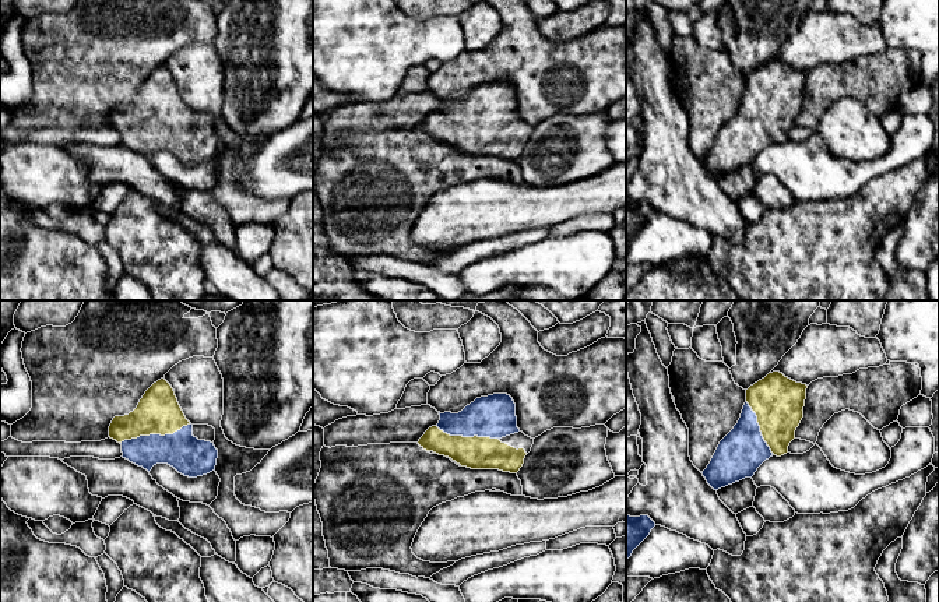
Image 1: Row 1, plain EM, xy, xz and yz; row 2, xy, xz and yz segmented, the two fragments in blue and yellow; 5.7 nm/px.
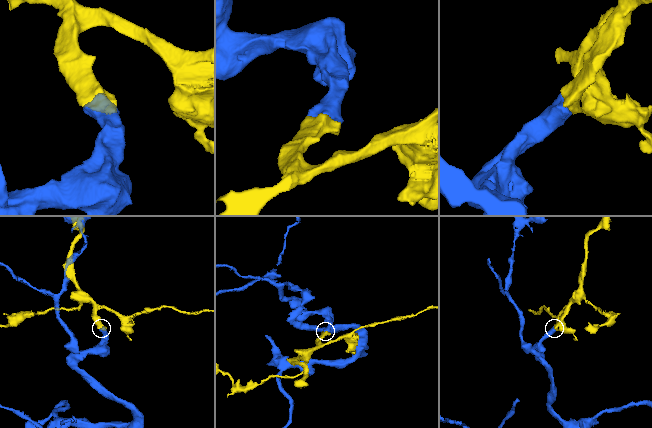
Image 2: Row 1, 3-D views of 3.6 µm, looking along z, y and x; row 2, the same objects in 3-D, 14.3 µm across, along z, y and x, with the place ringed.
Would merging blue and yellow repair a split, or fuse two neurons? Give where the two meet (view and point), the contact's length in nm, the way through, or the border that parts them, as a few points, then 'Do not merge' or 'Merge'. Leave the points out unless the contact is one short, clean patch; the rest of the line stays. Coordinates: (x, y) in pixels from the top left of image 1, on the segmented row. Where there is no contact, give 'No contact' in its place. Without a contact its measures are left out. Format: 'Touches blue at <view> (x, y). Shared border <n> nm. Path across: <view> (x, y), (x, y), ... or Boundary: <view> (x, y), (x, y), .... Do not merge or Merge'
Touches blue at xy (155, 435). Shared border 420 nm. Path across: xy (192, 457), (165, 436), (155, 435), (158, 412). Merge

